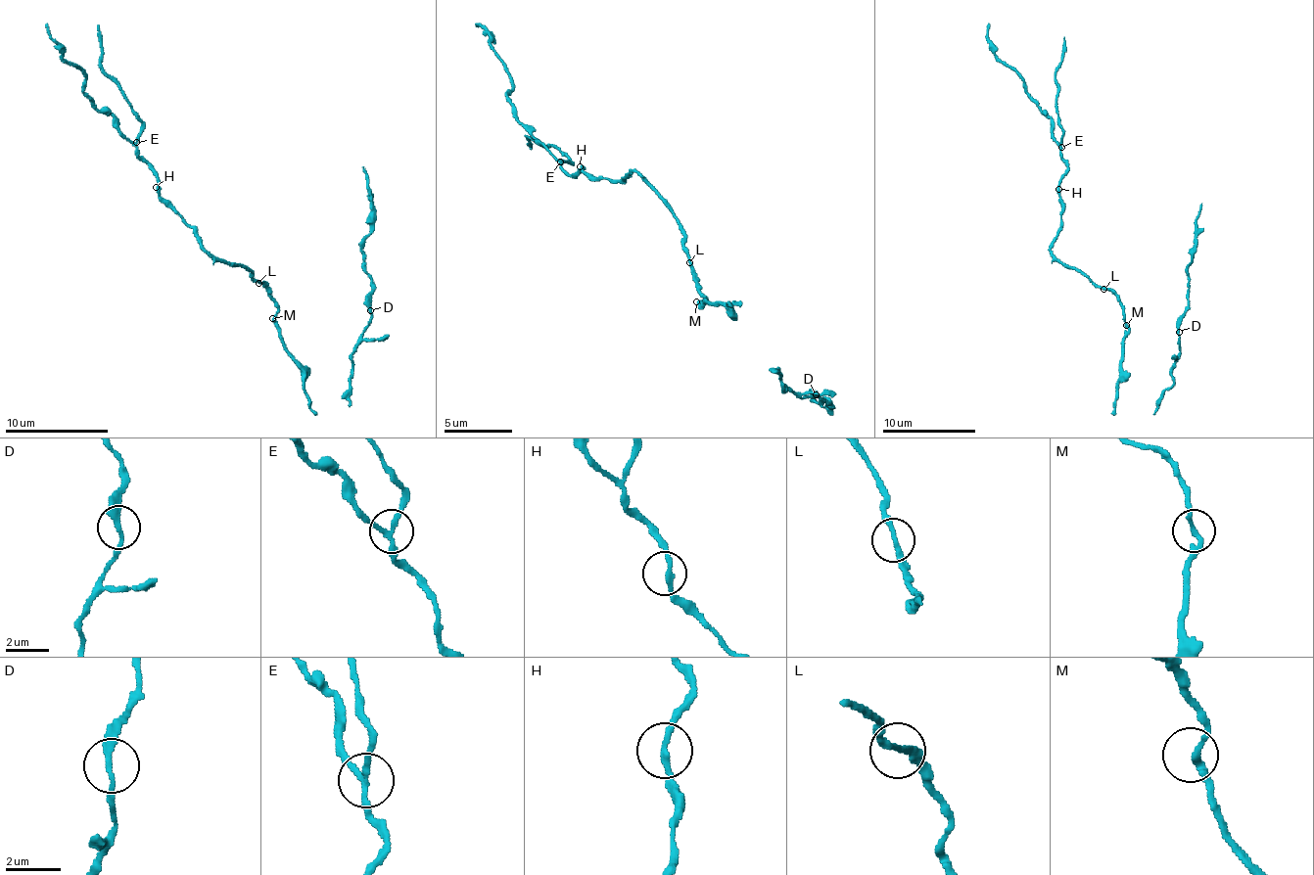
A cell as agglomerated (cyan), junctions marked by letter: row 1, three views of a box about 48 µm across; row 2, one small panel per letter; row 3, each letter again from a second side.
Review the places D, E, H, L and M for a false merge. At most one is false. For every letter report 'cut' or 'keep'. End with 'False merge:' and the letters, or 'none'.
D: keep
E: cut
H: keep
L: keep
M: keep
False merge: E

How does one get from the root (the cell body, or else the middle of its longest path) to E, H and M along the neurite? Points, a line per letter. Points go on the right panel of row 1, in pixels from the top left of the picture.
E: (1108, 292), (1095, 286), (1079, 271), (1062, 264), (1051, 249), (1059, 229), (1060, 177), (1066, 166), (1060, 147)
H: (1108, 292), (1095, 286), (1079, 271), (1062, 264), (1051, 249), (1059, 229), (1062, 199), (1058, 189)
M: (1108, 292), (1117, 297), (1126, 325)

